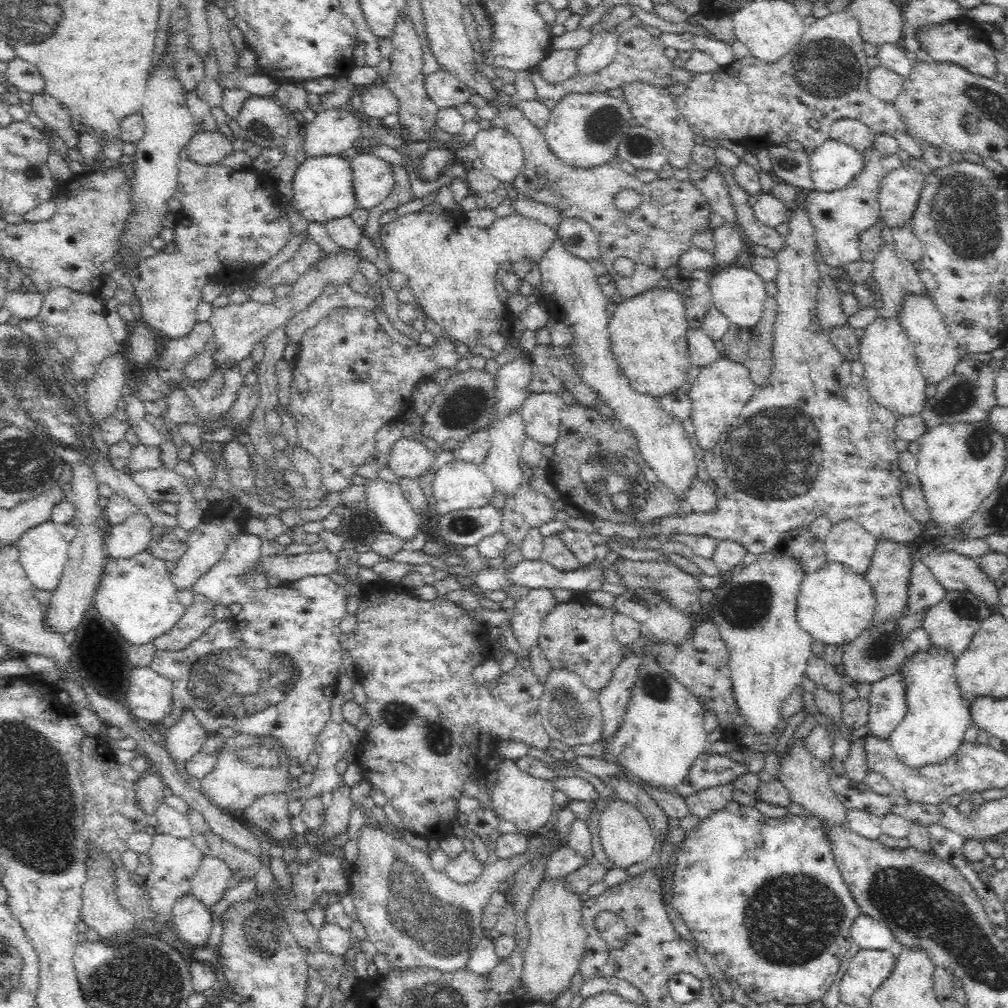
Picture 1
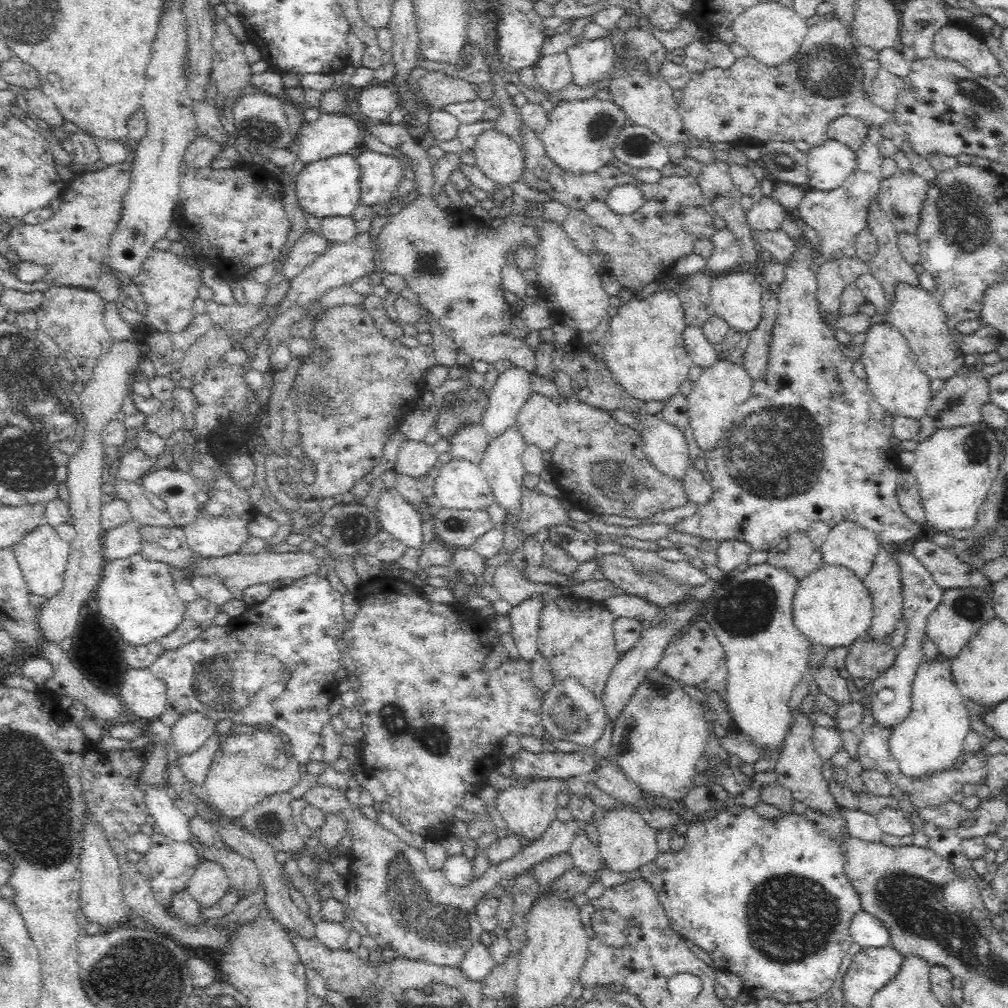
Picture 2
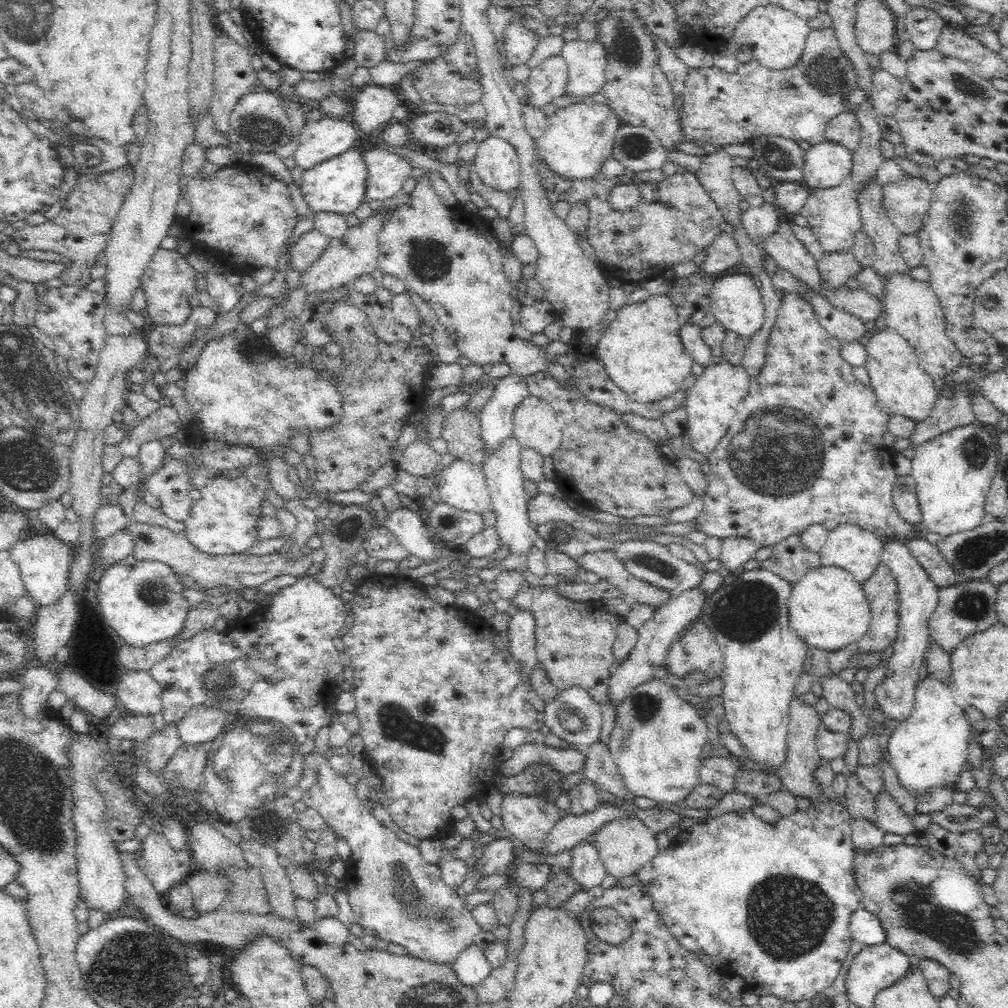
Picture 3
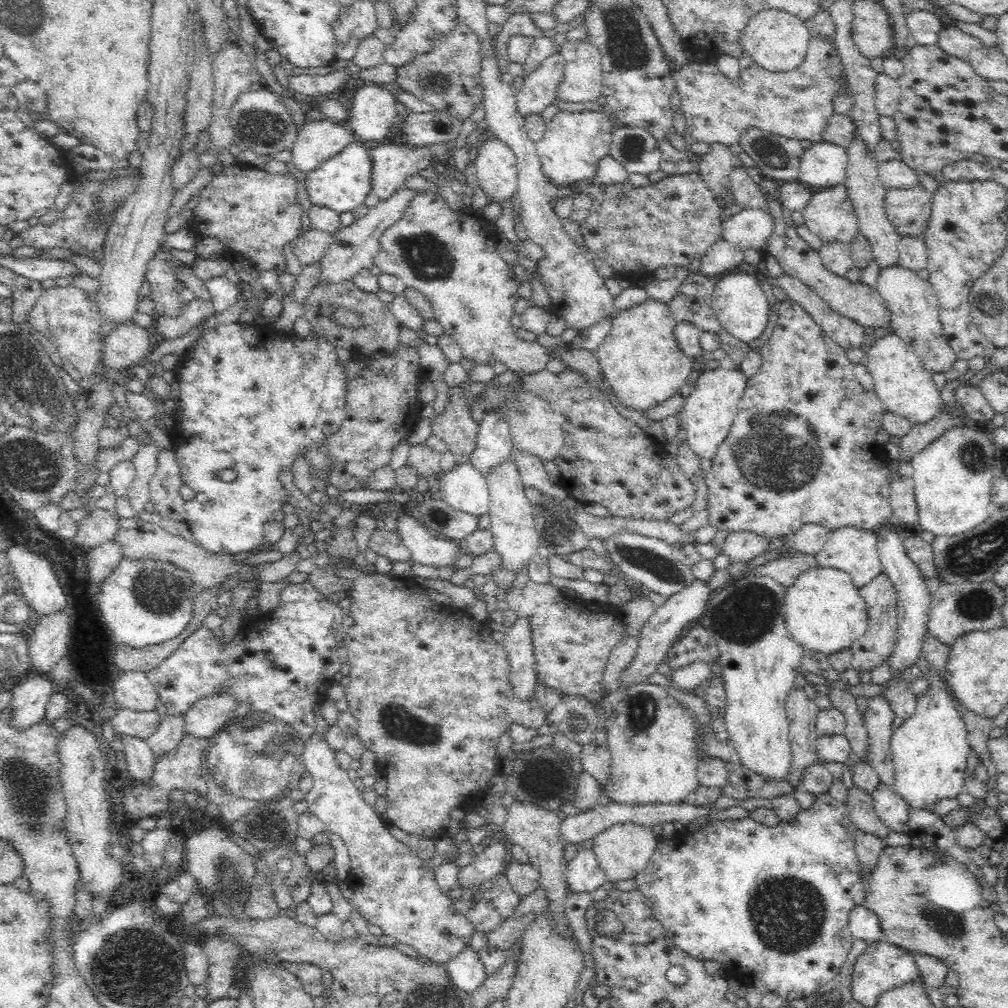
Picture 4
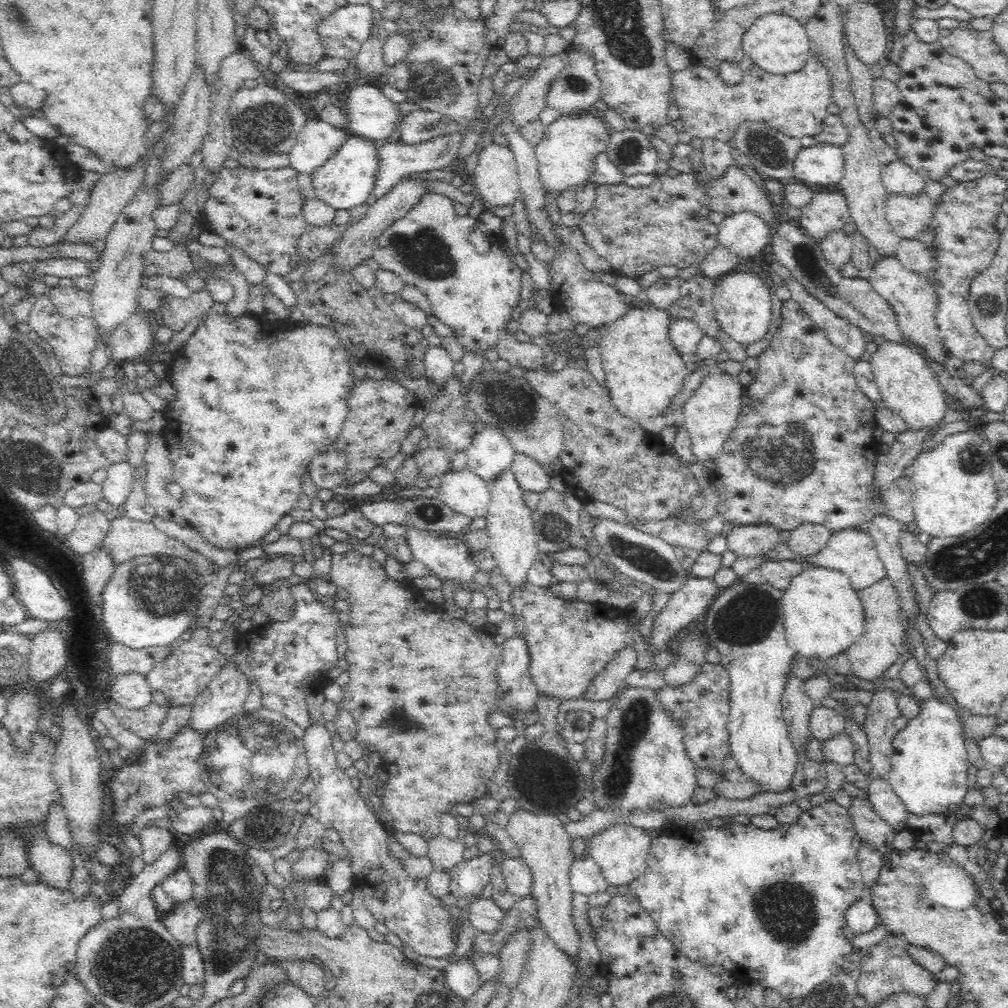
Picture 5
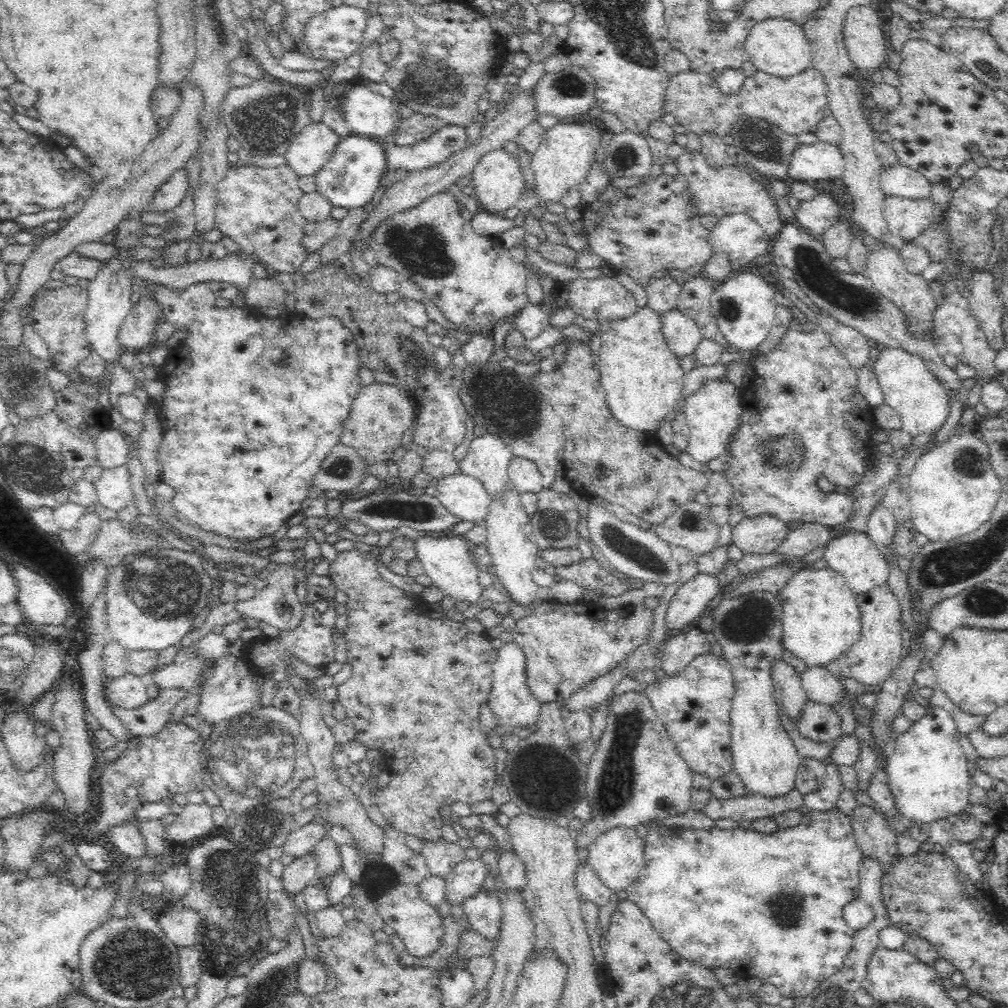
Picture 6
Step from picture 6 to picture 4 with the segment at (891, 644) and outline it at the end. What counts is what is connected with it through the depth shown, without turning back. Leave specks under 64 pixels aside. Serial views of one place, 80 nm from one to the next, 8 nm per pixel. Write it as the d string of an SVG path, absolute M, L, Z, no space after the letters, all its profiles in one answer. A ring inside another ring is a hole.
M884 573L878 575L874 580L871 580L866 586L859 589L859 591L864 604L866 604L868 628L866 632L849 647L852 651L851 666L858 672L872 672L874 668L882 666L884 662L889 662L890 655L899 637L897 592L891 580Z

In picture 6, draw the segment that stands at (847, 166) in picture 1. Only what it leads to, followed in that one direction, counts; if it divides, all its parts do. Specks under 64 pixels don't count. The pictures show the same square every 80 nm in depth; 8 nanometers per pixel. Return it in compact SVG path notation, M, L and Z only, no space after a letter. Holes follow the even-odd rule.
M816 141L792 150L787 177L790 181L832 180L843 176L845 160L838 145Z

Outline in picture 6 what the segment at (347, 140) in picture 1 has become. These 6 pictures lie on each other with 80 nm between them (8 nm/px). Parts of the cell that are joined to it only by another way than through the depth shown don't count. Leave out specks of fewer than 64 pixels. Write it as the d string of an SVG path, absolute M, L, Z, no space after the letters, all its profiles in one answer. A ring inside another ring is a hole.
M324 123L307 124L290 142L284 157L286 165L299 177L316 176L330 160L340 137Z

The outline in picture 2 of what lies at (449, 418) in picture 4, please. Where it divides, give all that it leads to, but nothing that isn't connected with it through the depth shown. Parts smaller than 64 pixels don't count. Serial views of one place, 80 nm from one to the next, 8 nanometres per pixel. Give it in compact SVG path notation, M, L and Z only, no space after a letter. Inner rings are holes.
M481 424L465 425L461 427L448 442L452 459L469 461L480 465L489 444L489 437Z

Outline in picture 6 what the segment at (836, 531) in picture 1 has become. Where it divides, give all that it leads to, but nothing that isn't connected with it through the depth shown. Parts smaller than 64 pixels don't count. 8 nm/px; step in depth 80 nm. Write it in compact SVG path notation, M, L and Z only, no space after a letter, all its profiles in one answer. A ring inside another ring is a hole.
M866 533L845 534L838 538L831 538L823 559L828 562L830 569L844 576L848 588L856 595L887 583L889 576L887 560Z

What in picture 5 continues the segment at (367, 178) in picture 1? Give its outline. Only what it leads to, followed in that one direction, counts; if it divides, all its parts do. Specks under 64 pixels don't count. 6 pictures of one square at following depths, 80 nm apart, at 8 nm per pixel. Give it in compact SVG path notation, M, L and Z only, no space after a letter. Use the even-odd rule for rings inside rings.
M450 132L450 134L440 134L432 140L409 145L406 143L380 143L378 146L379 167L375 180L373 194L376 199L382 198L390 188L394 188L397 182L404 179L404 176L414 174L415 172L430 172L431 170L440 170L446 168L454 159L459 156L460 146L463 140L463 132Z

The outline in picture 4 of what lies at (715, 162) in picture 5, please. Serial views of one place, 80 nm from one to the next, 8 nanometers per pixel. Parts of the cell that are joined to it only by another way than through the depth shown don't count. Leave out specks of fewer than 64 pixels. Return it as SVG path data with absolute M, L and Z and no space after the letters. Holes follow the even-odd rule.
M710 142L709 150L699 160L699 175L711 189L715 198L726 199L728 196L728 176L732 169L732 157L729 145Z

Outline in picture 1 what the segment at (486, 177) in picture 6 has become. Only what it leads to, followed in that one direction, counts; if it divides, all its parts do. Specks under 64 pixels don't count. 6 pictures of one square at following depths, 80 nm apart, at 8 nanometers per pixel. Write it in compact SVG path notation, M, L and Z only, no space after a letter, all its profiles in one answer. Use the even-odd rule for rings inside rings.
M506 128L480 129L475 135L473 145L483 167L500 182L513 182L522 170L523 148Z

